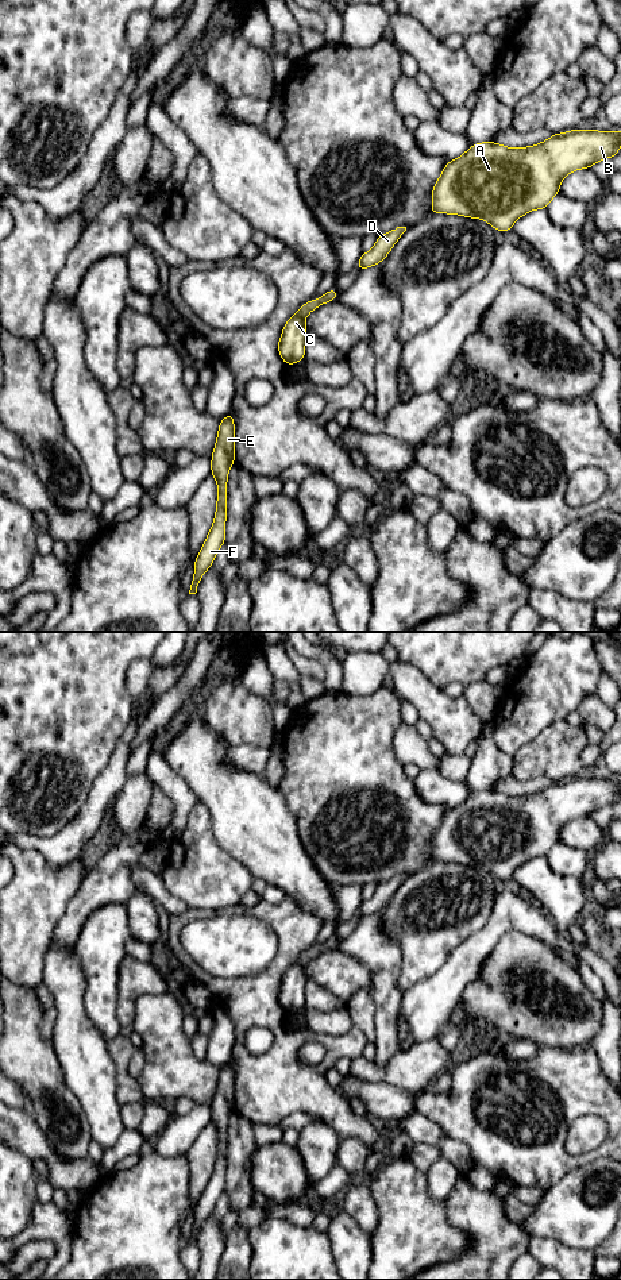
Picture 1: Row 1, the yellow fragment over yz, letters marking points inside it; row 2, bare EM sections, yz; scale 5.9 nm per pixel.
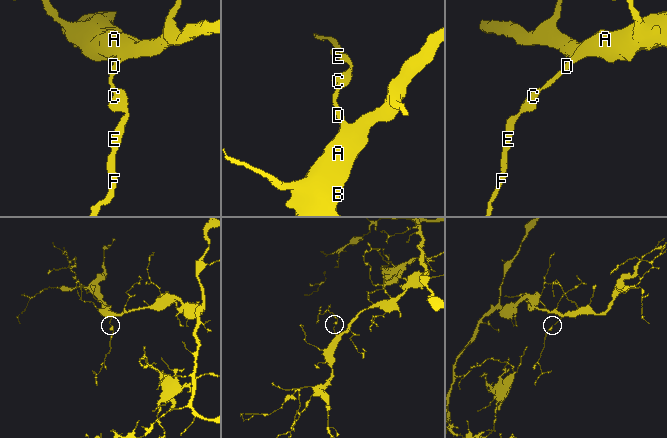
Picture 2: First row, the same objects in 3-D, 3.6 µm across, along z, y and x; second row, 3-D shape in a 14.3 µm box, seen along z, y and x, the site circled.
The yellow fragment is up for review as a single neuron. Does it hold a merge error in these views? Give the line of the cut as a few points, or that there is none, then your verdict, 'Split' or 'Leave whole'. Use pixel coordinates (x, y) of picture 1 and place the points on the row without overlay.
No split. Leave whole

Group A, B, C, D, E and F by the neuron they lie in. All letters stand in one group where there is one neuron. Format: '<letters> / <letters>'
A B C D E F

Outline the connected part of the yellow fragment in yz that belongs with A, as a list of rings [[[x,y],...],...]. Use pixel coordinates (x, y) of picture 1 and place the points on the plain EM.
[[[578,776],[529,795],[472,793],[443,817],[431,859],[483,867],[495,879],[512,879],[521,864],[547,856],[566,824],[618,803],[620,795],[618,778]]]

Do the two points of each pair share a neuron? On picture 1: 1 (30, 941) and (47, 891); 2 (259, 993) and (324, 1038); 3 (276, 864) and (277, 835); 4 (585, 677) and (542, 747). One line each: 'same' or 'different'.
1: same
2: same
3: same
4: different

